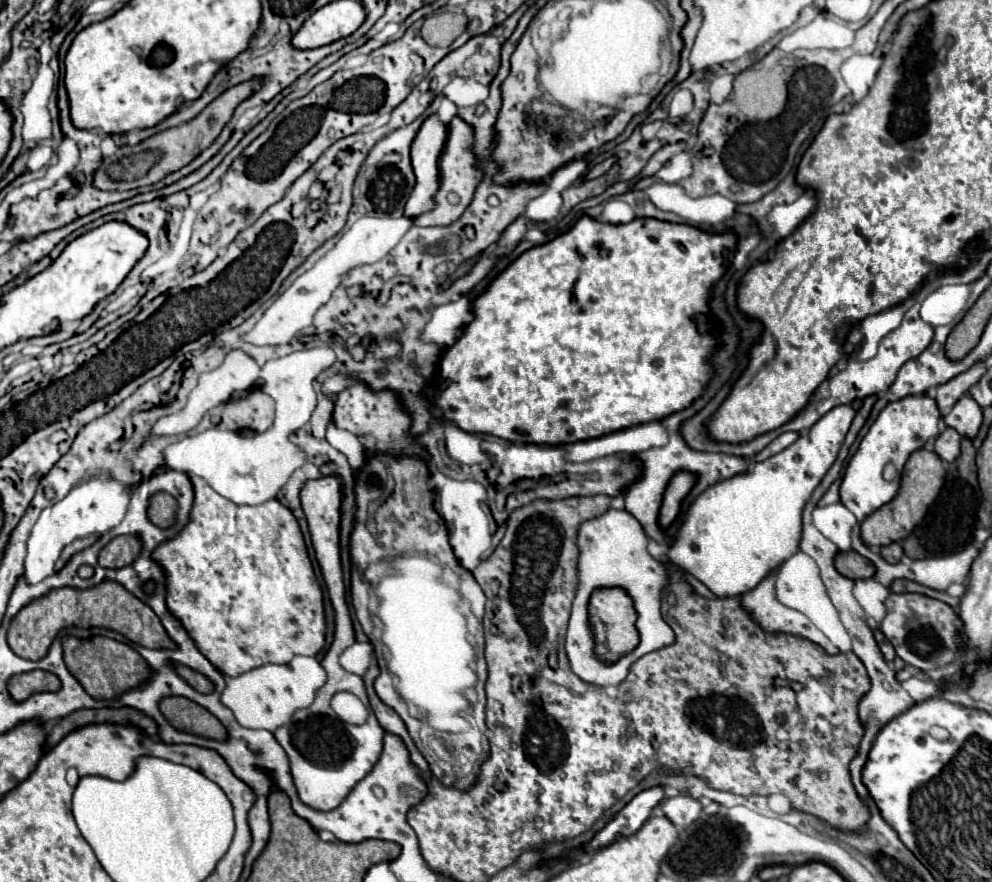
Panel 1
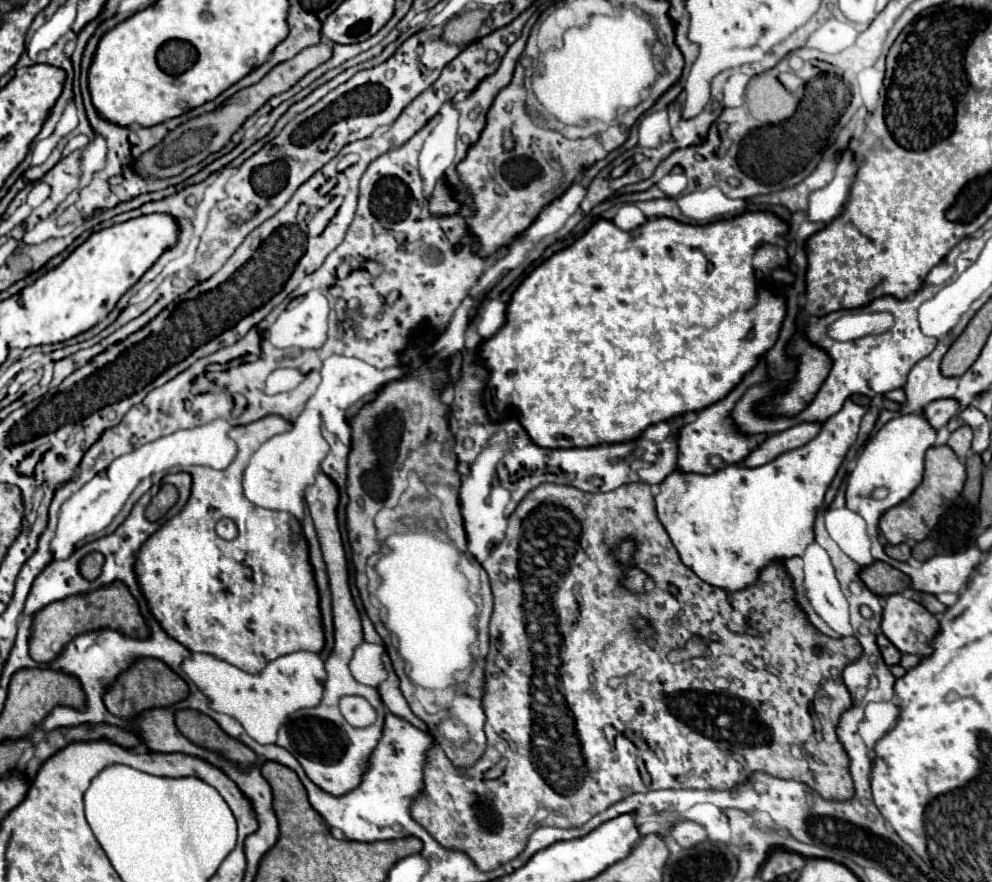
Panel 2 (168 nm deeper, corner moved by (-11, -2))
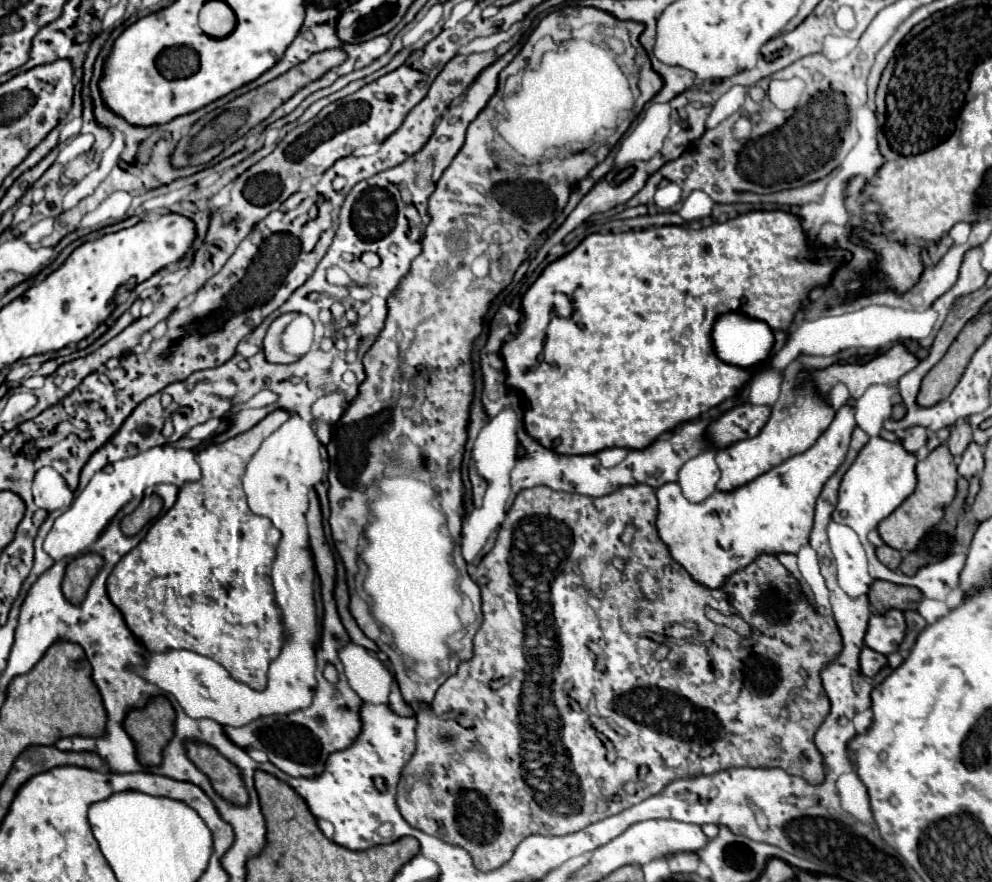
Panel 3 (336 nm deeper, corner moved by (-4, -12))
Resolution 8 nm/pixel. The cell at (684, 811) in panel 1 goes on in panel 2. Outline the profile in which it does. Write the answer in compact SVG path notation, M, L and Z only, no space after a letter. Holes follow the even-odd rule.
M681 821L681 823L677 823L677 825L673 827L671 837L673 837L683 849L691 849L691 847L703 843L703 841L707 839L707 833L705 833L705 829L703 829L699 823L695 823L695 821Z

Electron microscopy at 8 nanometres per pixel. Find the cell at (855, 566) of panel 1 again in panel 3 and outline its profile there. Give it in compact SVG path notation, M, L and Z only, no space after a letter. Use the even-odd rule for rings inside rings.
M876 579L868 591L870 605L874 607L874 613L884 613L888 609L916 609L918 601L922 599L922 593L916 587L900 587L896 583L880 581Z

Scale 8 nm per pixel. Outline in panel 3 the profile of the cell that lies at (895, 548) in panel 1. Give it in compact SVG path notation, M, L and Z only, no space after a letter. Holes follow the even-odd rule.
M882 545L882 547L876 549L876 555L878 555L878 559L880 559L888 569L892 569L892 571L896 571L896 569L900 567L902 555L900 555L896 549L892 549L892 547L888 547L888 545Z

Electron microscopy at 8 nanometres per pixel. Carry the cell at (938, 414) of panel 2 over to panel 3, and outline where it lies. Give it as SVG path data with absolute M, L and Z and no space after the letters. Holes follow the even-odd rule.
M920 425L906 429L906 437L902 439L904 447L908 451L912 451L912 453L916 453L920 447L924 447L926 441L928 441L928 429L926 427L920 427Z

